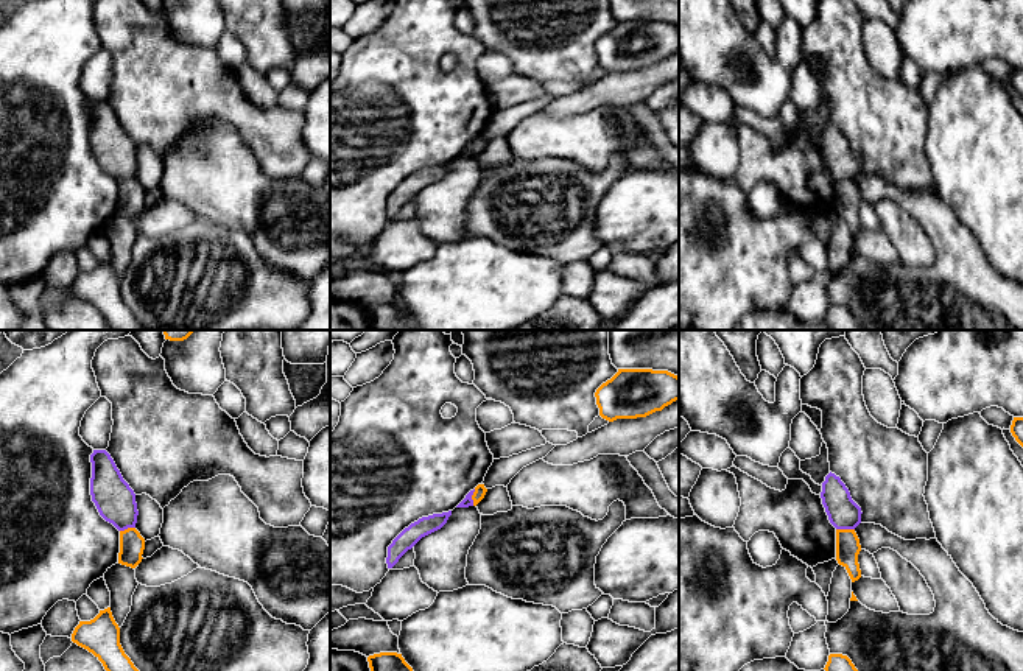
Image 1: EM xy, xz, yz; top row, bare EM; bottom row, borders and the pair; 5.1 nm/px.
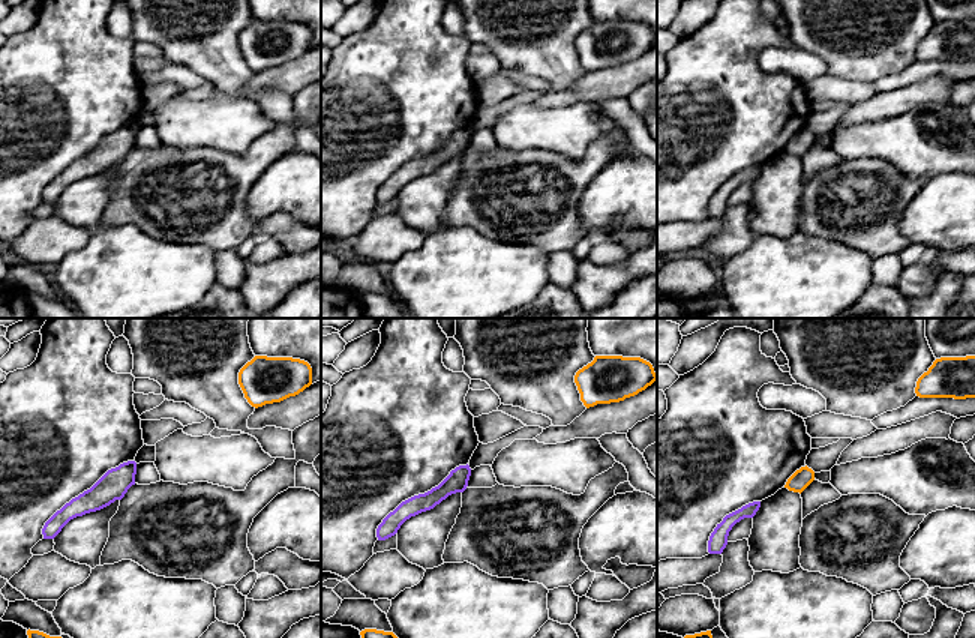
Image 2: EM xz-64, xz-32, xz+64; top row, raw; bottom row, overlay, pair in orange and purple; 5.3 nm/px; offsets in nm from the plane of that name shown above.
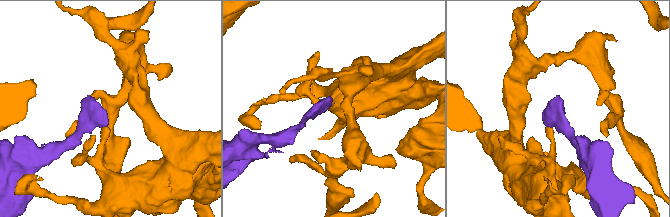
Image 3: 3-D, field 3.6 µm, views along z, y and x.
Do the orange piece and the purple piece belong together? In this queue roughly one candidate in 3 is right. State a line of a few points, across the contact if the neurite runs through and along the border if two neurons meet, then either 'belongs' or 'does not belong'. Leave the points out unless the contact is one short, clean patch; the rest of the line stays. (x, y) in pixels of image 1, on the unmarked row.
yz (836, 179), (854, 181) | does not belong

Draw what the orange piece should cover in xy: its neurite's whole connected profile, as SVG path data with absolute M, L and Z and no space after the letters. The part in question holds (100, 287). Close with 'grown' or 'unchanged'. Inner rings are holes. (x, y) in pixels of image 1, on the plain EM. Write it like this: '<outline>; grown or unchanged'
M111 258L100 262L90 272L79 272L72 293L92 304L112 330L145 330L120 296L120 279Z; unchanged

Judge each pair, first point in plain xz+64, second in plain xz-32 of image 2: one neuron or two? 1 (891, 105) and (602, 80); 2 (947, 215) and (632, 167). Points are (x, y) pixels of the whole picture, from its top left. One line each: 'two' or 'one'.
1: one
2: one

